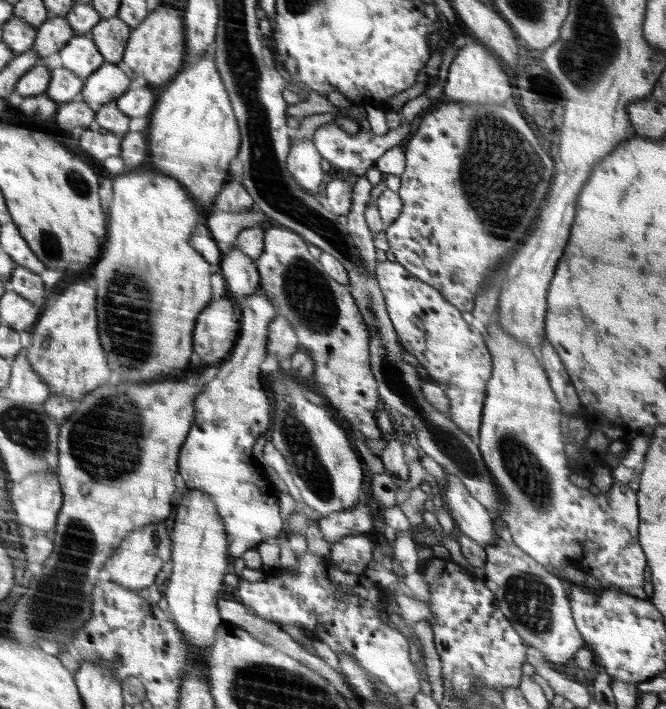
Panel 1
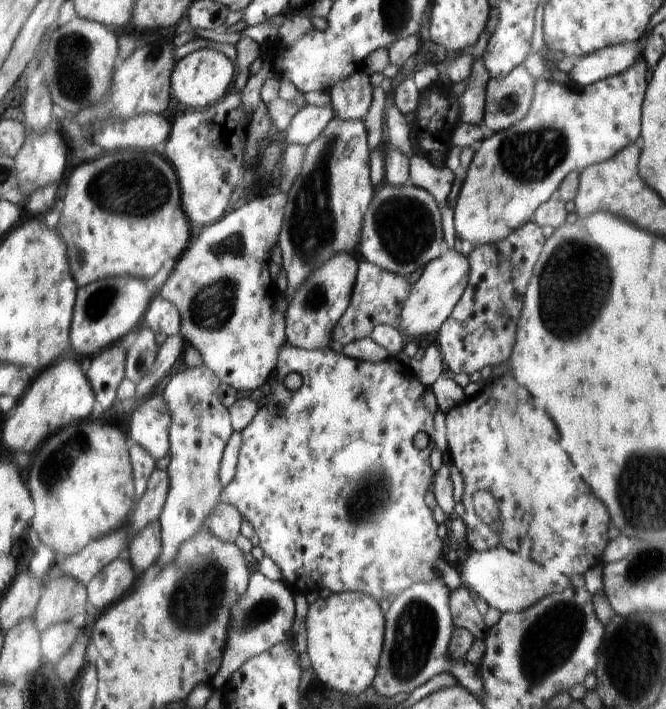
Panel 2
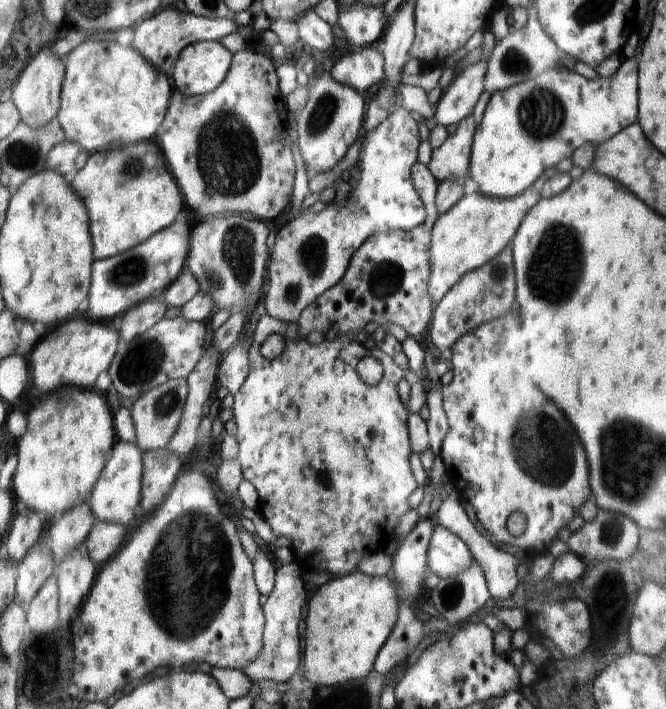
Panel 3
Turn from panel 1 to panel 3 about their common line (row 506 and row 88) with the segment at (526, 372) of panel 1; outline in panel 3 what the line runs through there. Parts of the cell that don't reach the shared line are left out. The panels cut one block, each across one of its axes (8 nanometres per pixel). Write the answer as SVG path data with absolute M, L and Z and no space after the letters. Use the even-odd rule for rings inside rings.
M625 58L617 71L609 77L597 77L595 79L587 79L582 75L565 68L556 68L546 71L536 78L525 80L513 87L493 92L486 106L486 111L480 124L476 127L473 134L473 143L471 146L471 157L468 167L467 178L472 188L477 189L478 192L485 197L492 197L493 199L513 199L515 196L521 195L524 191L530 188L538 176L551 166L556 166L562 158L572 156L577 148L583 147L585 144L599 145L606 142L610 137L618 134L622 129L630 127L638 120L638 62L636 60Z

